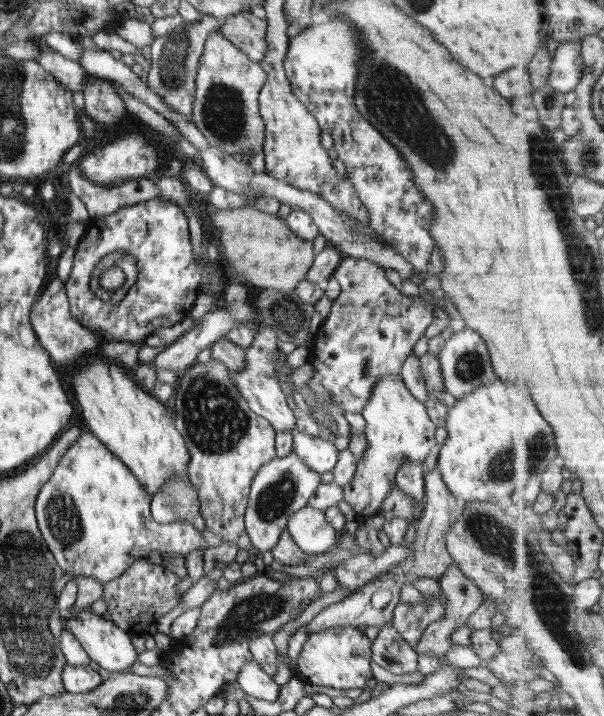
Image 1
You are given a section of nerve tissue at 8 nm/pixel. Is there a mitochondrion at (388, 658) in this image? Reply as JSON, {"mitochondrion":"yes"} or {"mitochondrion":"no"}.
{"mitochondrion":"yes"}

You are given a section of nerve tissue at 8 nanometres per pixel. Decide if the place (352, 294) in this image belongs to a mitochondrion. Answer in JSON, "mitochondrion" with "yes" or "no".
{"mitochondrion":"no"}

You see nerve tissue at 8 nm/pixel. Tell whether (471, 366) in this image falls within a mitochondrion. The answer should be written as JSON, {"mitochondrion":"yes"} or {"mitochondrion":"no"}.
{"mitochondrion":"yes"}

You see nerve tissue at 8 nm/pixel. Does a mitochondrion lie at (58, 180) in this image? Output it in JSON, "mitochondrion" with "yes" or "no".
{"mitochondrion":"no"}

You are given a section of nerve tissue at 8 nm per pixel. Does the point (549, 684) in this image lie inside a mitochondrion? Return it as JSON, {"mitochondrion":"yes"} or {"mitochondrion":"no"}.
{"mitochondrion":"no"}

